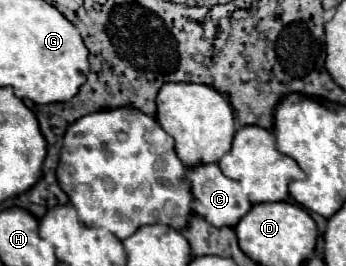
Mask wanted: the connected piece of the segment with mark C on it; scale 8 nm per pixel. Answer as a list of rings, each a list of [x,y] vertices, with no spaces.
[[[201,164],[197,168],[189,168],[187,180],[191,182],[191,192],[195,196],[193,212],[203,216],[213,226],[231,226],[233,228],[251,210],[251,202],[243,194],[241,184],[237,180],[223,176],[223,172],[219,170],[217,164]]]

